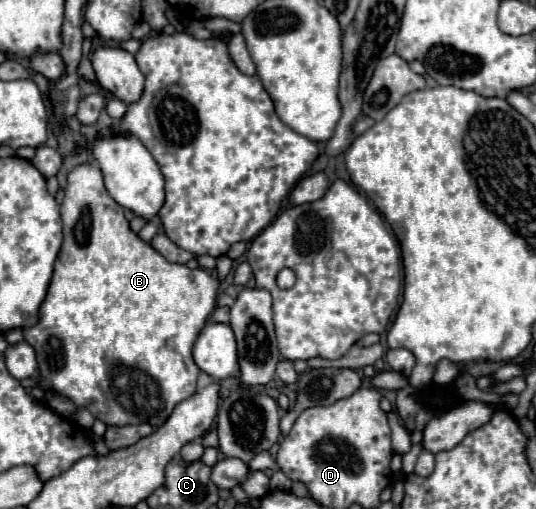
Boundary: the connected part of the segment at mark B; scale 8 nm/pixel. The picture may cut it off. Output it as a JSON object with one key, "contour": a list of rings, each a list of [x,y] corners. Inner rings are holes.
{"contour":[[[90,163],[76,165],[68,175],[68,185],[66,185],[64,193],[66,195],[60,205],[64,243],[62,243],[62,249],[60,249],[58,259],[54,263],[54,275],[50,279],[48,291],[46,291],[46,299],[42,301],[40,311],[38,311],[40,323],[36,323],[32,327],[24,327],[22,329],[24,339],[34,347],[34,351],[38,355],[36,357],[38,371],[52,385],[52,389],[56,389],[60,395],[72,399],[78,407],[88,407],[96,419],[102,419],[106,425],[118,425],[118,427],[140,425],[140,423],[150,423],[152,427],[160,427],[166,423],[166,419],[170,417],[174,407],[182,399],[194,395],[194,391],[196,391],[200,369],[192,359],[192,345],[194,345],[196,337],[200,335],[200,331],[204,329],[204,323],[216,305],[216,293],[218,293],[220,283],[218,283],[218,279],[208,275],[204,269],[188,269],[186,265],[178,265],[178,263],[170,263],[170,261],[162,259],[162,255],[158,255],[158,251],[154,251],[148,243],[140,241],[138,235],[130,231],[130,225],[124,219],[124,209],[118,207],[118,203],[114,203],[114,199],[104,189],[102,171],[96,165],[90,165]]]}

